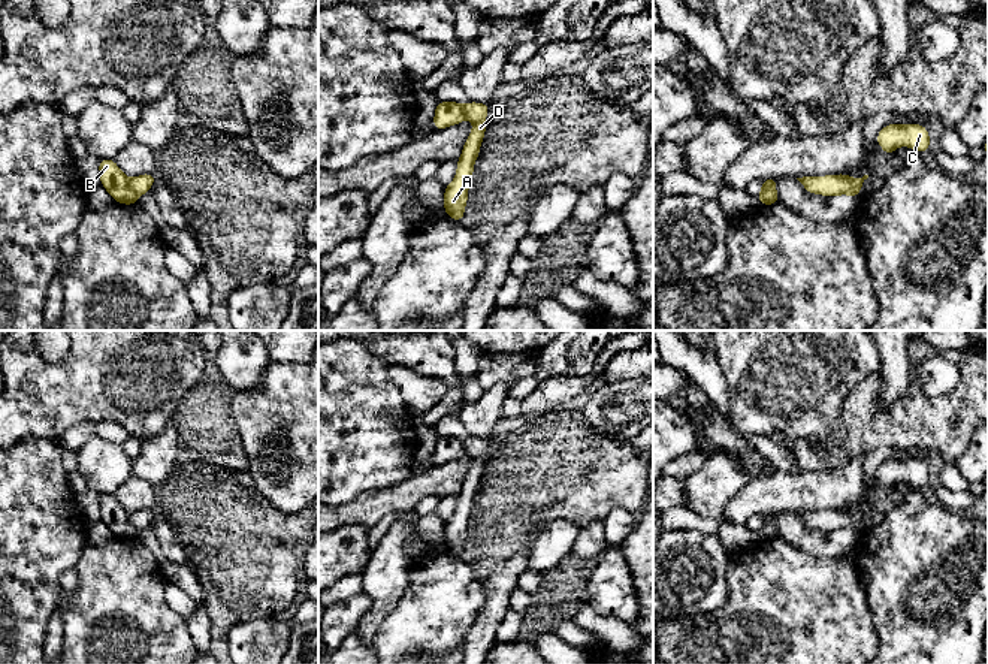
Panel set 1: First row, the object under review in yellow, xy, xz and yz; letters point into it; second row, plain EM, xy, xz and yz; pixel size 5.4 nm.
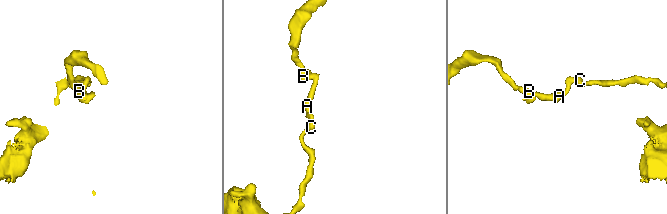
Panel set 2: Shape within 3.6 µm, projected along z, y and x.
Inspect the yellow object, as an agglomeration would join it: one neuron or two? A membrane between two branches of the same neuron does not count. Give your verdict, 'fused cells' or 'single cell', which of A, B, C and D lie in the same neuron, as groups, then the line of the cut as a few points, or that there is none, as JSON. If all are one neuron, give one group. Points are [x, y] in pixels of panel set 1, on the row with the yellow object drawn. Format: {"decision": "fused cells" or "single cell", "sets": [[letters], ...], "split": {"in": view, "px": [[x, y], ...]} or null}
{"decision": "fused cells", "sets": [["A", "C", "D"], ["B"]], "split": {"in": "xy", "px": [[129, 180], [130, 189], [138, 196]]}}

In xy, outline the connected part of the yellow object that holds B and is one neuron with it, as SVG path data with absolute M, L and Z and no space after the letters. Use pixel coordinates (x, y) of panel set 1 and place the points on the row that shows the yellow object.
M111 159L99 160L100 184L114 197L117 203L136 205L138 194L130 187L127 178L118 165Z

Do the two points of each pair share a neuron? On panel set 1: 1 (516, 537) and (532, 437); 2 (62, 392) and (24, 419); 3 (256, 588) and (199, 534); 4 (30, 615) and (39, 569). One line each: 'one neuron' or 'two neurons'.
1: one neuron
2: one neuron
3: one neuron
4: one neuron

